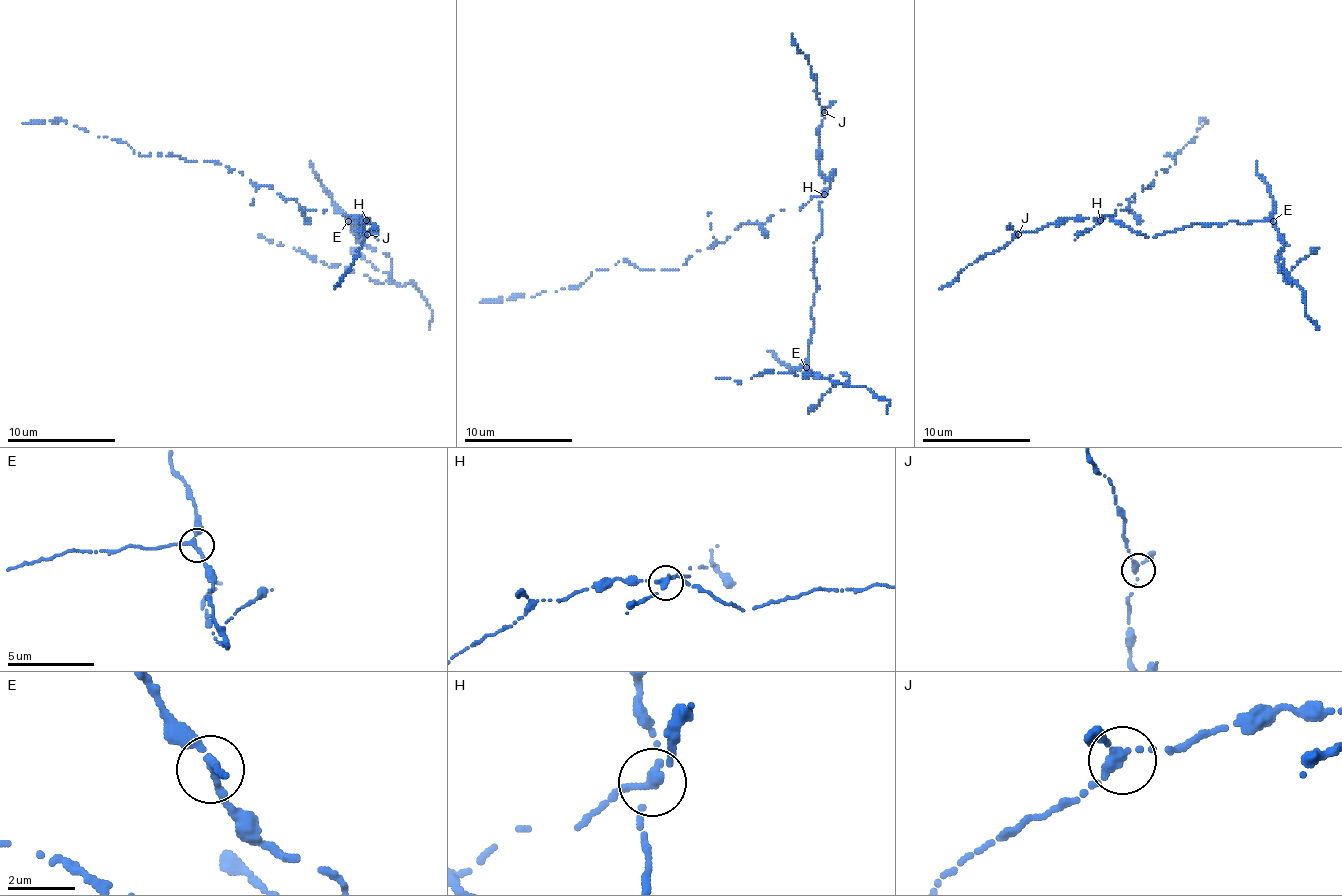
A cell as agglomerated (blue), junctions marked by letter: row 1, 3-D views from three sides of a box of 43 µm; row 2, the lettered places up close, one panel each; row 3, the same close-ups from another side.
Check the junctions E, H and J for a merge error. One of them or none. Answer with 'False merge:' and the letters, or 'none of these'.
False merge: H

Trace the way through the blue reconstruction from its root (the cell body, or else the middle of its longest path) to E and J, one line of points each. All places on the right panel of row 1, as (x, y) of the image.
E: (1107, 215), (1102, 215), (1148, 237), (1194, 224), (1273, 221)
J: (1107, 215), (1058, 218), (1034, 232), (1018, 234)

